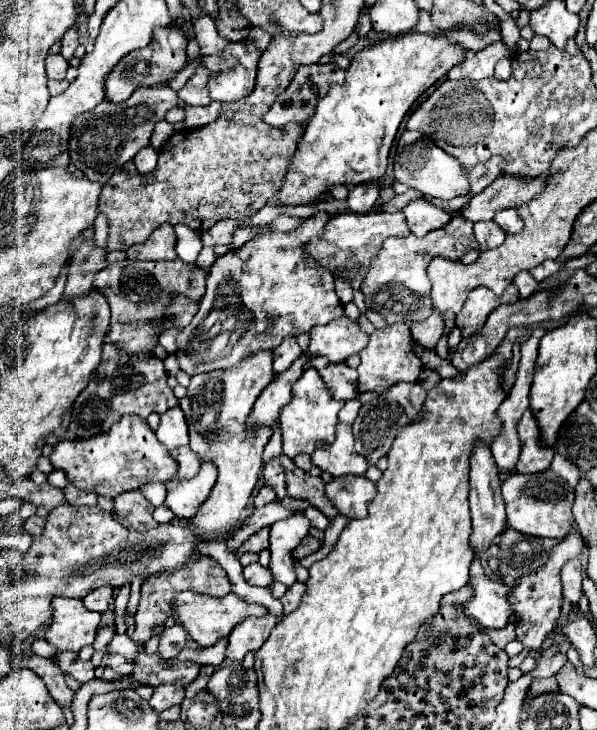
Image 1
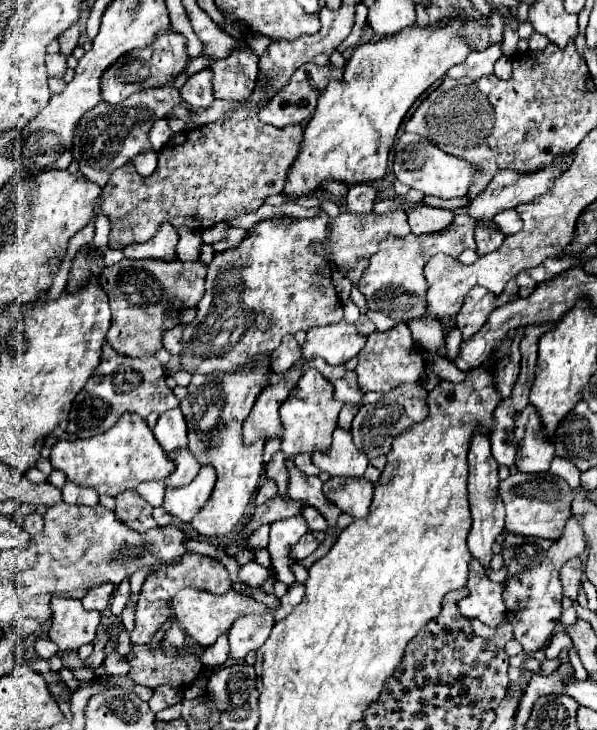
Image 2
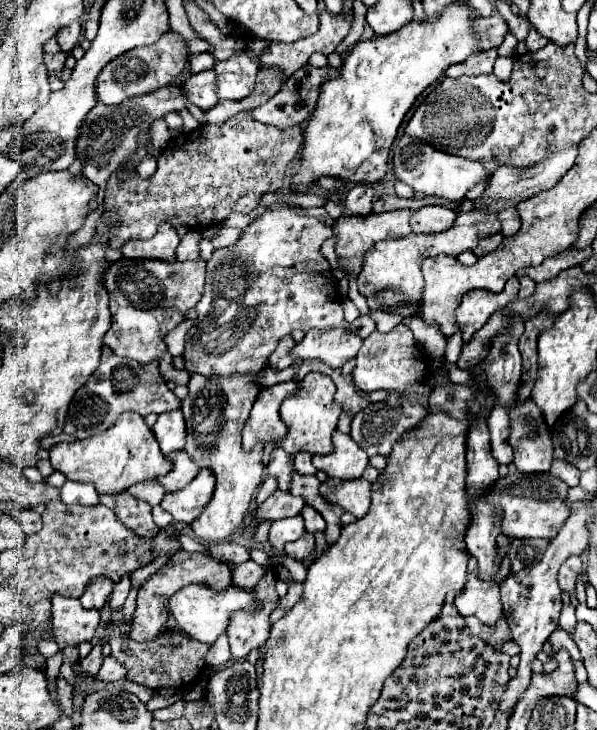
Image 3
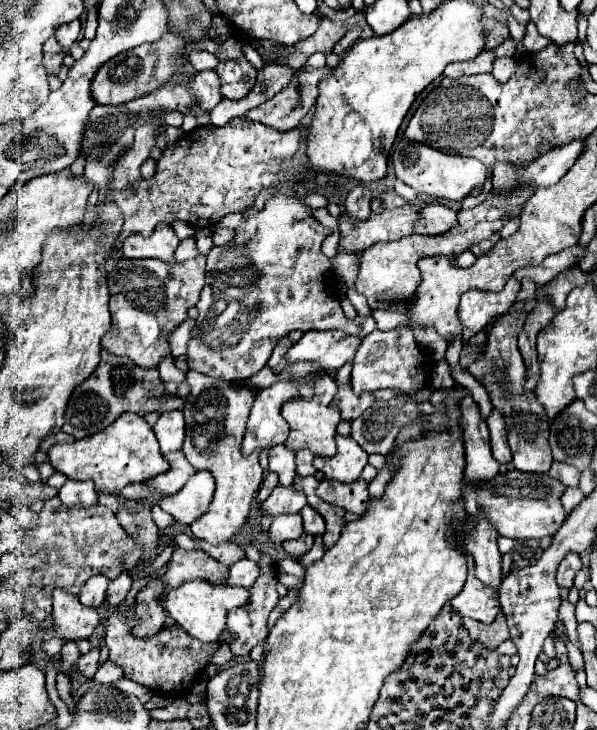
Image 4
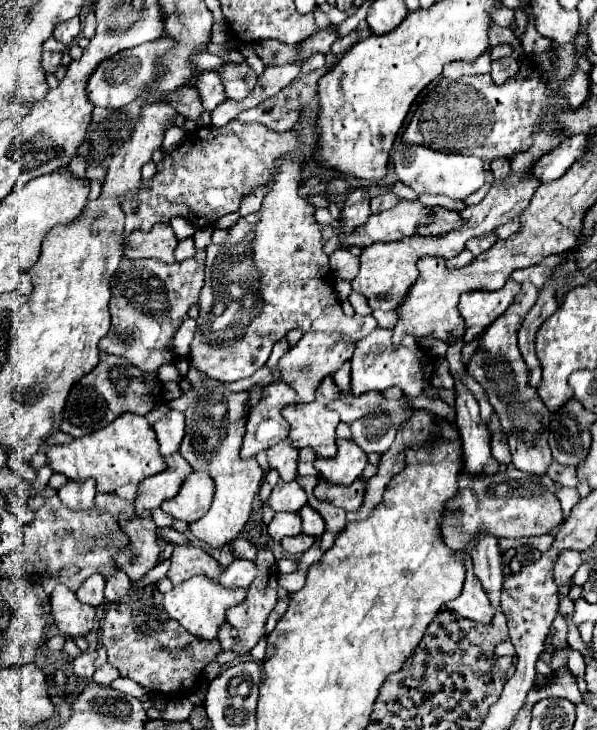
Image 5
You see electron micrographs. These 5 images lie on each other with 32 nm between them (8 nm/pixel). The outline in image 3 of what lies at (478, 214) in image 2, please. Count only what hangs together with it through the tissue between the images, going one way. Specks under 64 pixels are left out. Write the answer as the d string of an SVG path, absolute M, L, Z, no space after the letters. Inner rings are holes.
M570 148L568 152L554 152L548 160L544 160L544 164L536 164L536 168L498 168L484 194L474 202L474 210L486 210L490 214L500 212L516 206L522 200L536 196L538 192L550 190L560 180L560 176L564 176L572 168L576 152L578 148Z

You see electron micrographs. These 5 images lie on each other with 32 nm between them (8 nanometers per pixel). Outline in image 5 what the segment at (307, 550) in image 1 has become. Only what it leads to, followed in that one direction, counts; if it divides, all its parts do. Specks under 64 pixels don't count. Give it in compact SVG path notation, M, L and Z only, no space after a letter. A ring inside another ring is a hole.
M300 534L300 536L294 536L294 538L282 540L280 544L288 554L304 554L314 544L314 538L308 536L308 534Z

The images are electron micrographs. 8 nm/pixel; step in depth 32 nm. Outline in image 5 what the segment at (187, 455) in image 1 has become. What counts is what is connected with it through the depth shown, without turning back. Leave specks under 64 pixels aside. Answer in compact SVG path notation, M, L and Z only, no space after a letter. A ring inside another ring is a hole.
M174 452L172 456L166 456L164 460L168 468L140 484L138 496L134 501L135 511L138 514L144 510L152 511L170 496L176 496L184 480L194 472L180 452Z

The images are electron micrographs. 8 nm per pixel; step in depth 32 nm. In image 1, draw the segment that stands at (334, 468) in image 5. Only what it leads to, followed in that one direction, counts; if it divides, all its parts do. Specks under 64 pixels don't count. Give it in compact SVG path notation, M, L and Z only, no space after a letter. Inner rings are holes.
M338 424L336 440L332 444L316 444L316 450L312 454L312 462L332 476L362 476L366 472L366 460L360 458L354 450L354 436L352 426Z

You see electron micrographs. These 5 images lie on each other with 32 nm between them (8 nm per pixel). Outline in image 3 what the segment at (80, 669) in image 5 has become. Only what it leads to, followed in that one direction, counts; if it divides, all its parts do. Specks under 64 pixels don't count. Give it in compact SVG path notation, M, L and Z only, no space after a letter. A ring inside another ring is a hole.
M96 644L92 648L92 652L86 658L80 660L80 668L84 672L88 672L90 676L96 676L98 670L100 670L100 666L102 666L102 644Z

